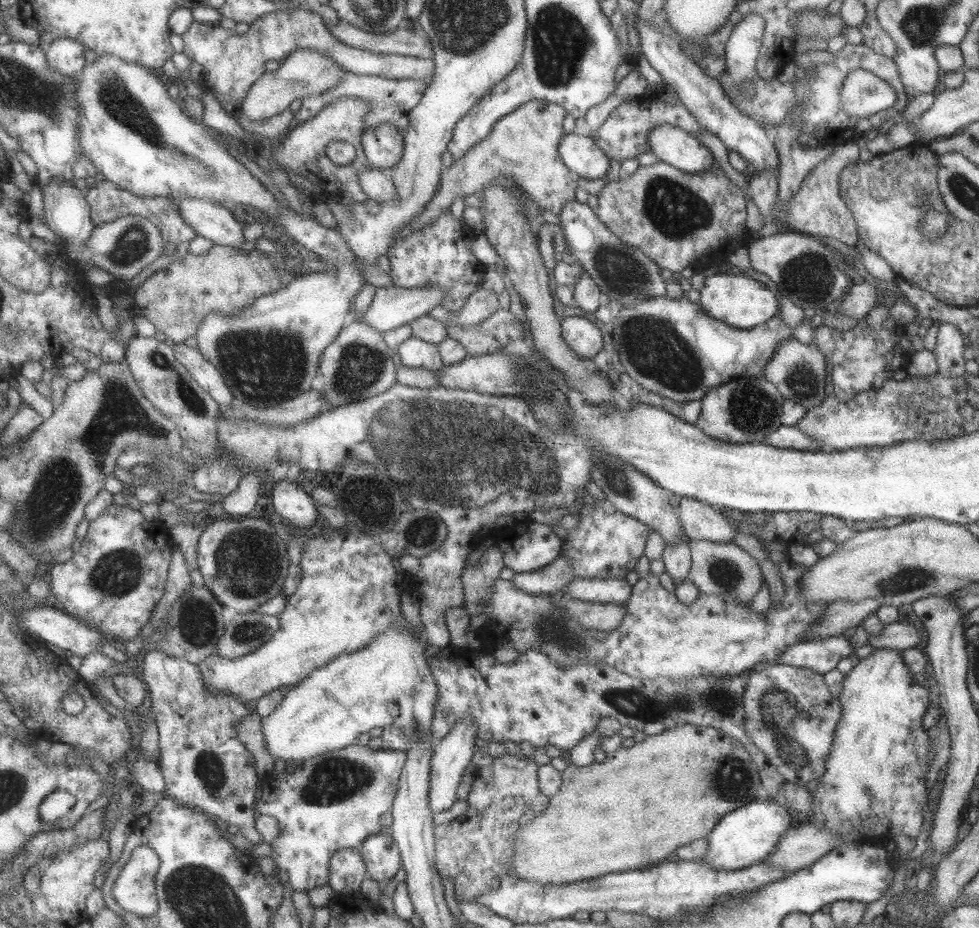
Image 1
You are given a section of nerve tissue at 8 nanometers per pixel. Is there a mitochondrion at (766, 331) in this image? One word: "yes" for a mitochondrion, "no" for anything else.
no

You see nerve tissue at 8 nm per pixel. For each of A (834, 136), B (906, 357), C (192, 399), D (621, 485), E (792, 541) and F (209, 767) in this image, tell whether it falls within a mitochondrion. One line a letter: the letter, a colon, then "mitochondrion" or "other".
A: other
B: other
C: mitochondrion
D: mitochondrion
E: other
F: mitochondrion

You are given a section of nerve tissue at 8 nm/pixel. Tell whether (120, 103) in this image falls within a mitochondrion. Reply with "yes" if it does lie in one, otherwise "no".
yes

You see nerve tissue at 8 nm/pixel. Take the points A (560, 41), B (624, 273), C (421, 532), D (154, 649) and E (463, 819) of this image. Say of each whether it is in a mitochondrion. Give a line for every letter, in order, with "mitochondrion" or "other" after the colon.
A: mitochondrion
B: mitochondrion
C: mitochondrion
D: other
E: other

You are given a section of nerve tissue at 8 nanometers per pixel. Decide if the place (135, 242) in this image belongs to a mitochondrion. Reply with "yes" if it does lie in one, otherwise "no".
yes

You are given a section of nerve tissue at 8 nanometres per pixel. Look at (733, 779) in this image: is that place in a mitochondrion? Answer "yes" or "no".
yes

